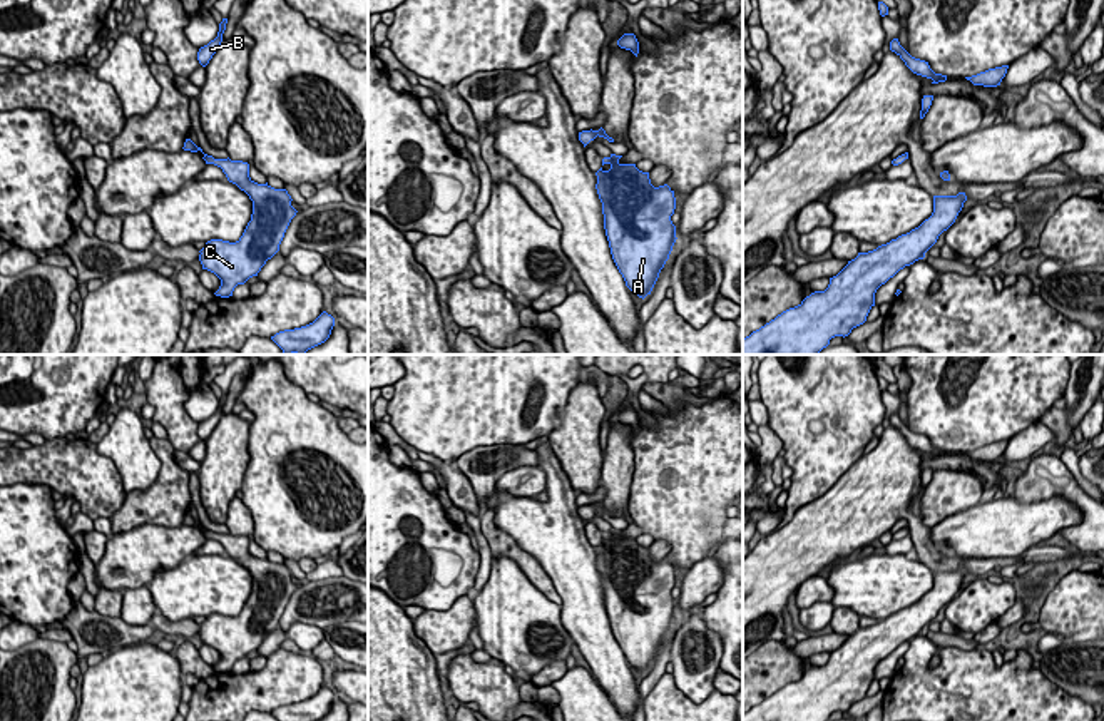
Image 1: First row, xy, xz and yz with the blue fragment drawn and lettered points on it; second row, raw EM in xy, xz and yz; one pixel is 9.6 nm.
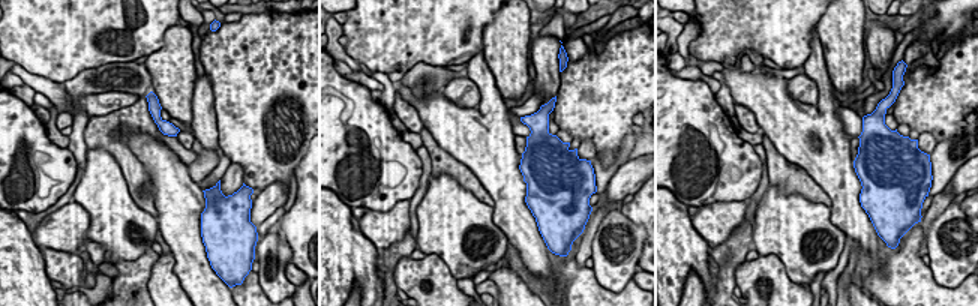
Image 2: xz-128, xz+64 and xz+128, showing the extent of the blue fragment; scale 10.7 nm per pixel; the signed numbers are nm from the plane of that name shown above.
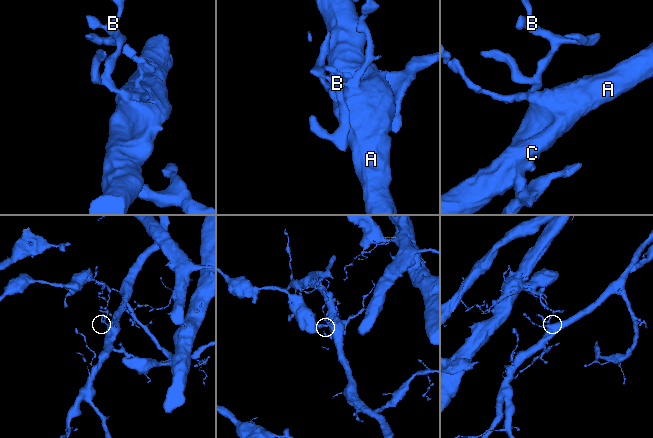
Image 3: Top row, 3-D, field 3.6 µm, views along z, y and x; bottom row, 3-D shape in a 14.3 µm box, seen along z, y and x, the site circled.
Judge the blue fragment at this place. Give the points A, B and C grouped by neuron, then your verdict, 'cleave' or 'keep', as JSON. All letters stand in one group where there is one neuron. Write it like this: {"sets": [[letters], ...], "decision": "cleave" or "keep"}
{"sets": [["A", "C"], ["B"]], "decision": "cleave"}

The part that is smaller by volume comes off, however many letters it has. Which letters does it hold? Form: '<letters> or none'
B

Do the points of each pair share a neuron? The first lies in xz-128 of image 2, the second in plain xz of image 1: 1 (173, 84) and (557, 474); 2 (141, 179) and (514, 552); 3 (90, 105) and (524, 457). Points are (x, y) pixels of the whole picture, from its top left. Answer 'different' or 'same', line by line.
1: different
2: same
3: different

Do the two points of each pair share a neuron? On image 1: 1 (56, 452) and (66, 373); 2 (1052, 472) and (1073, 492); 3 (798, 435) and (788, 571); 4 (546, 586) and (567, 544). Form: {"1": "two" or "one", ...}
{"1": "two", "2": "one", "3": "two", "4": "two"}

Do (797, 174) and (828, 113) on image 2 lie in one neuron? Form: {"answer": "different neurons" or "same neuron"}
{"answer": "different neurons"}

